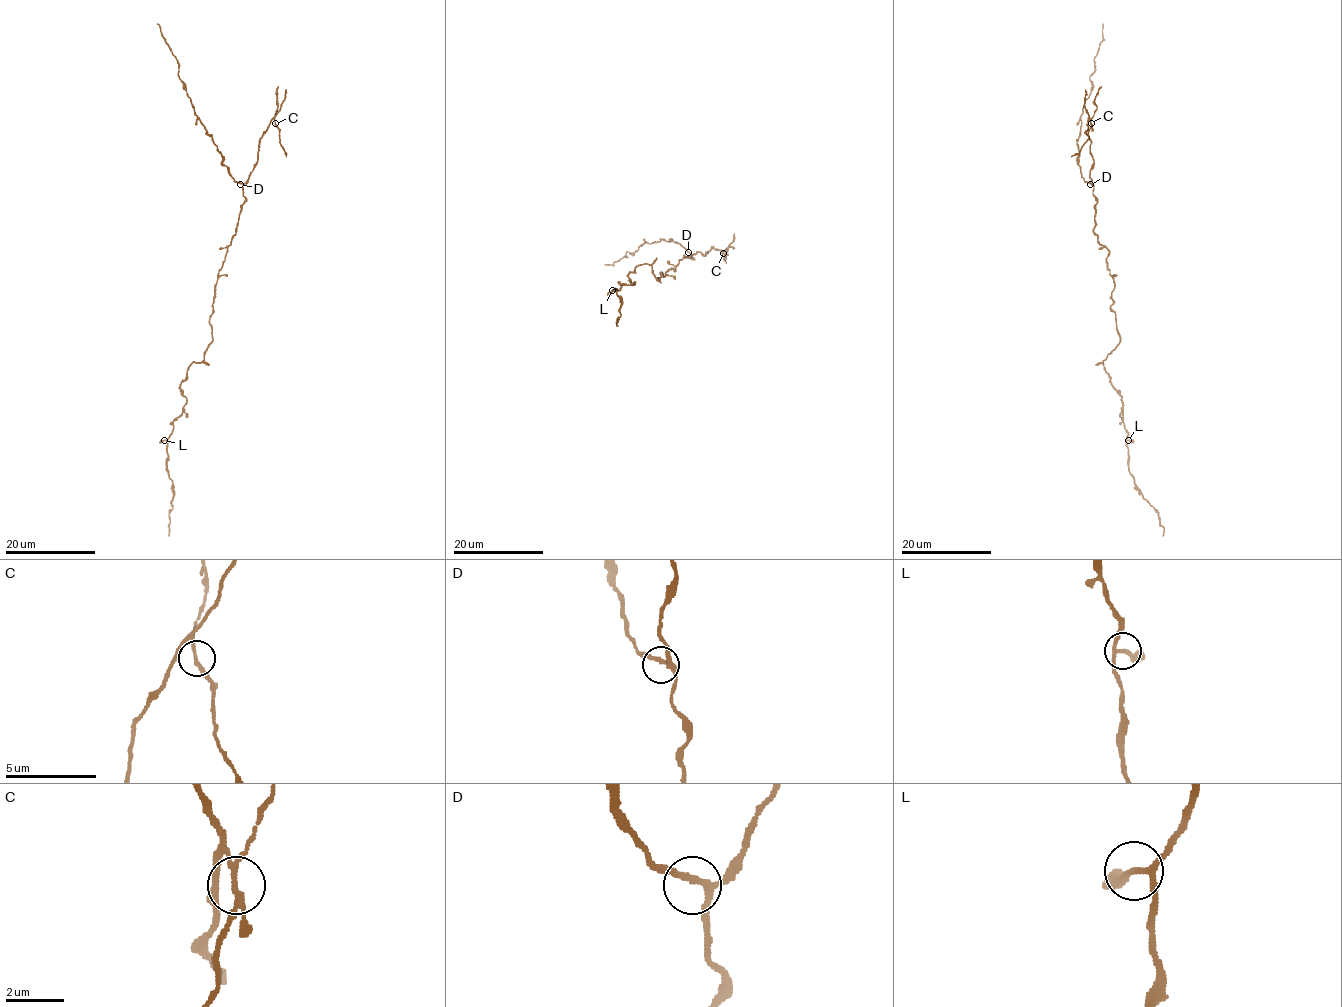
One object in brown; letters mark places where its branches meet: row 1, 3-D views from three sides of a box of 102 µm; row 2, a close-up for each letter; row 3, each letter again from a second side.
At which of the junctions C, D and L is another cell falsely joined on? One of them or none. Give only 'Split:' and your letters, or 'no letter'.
Split: C

